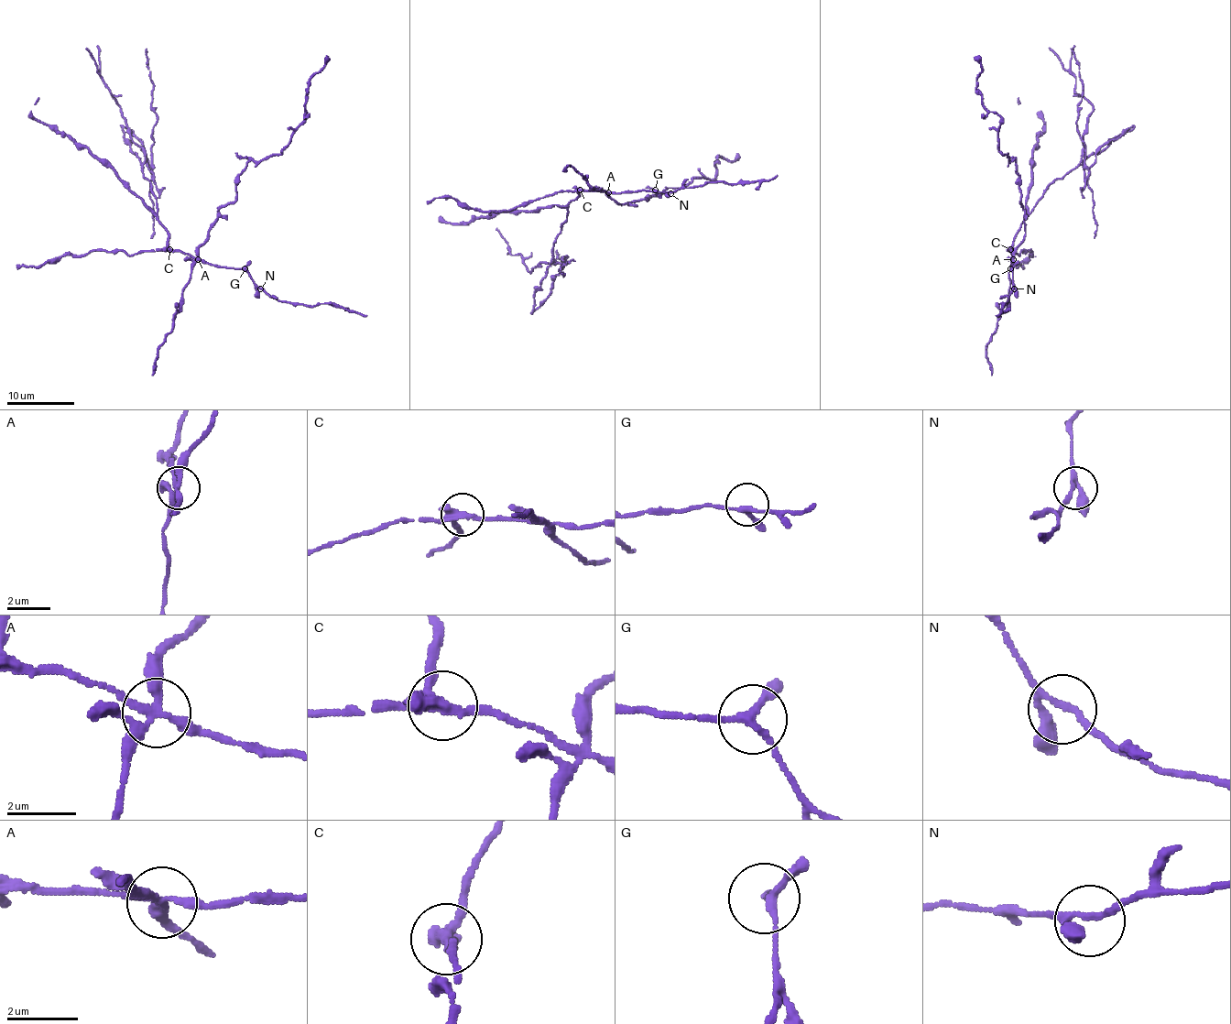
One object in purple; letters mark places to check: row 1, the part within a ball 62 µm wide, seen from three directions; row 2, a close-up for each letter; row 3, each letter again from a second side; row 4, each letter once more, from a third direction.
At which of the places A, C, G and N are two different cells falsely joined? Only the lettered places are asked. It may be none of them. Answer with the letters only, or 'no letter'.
A, C

